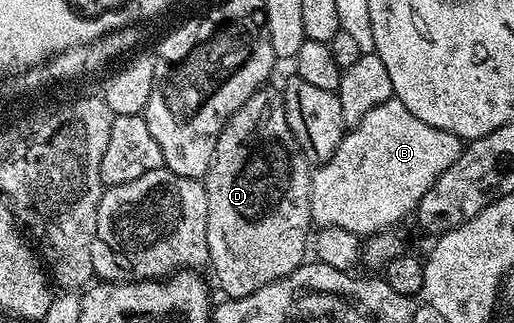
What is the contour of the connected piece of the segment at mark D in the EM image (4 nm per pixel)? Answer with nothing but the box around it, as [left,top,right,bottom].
[203,85,313,299]

